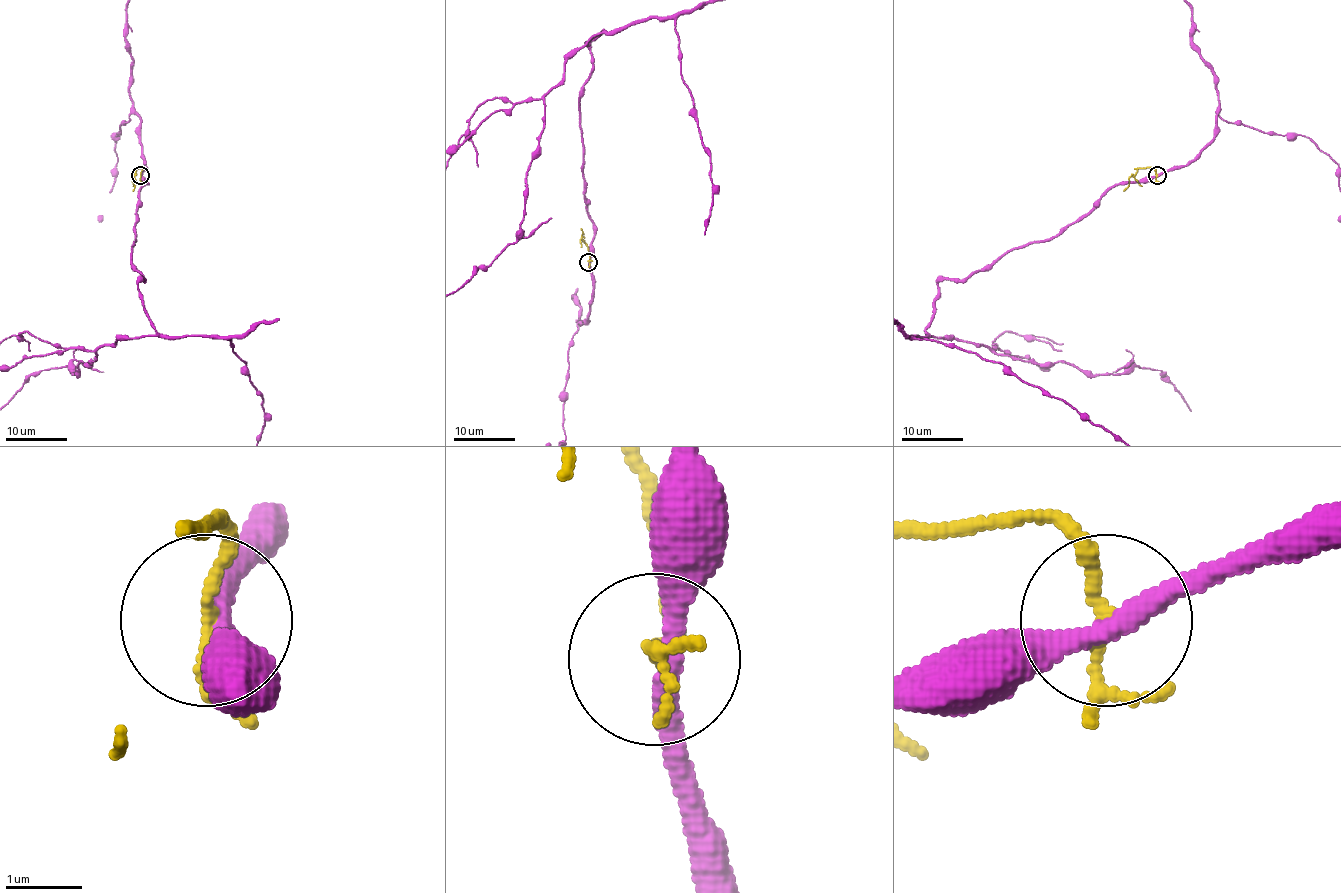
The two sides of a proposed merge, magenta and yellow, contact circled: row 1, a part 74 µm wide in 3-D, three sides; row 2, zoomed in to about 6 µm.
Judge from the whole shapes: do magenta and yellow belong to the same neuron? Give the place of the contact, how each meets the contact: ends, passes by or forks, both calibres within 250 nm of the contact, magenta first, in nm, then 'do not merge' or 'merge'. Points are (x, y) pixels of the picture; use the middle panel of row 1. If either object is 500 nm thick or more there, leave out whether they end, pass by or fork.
(588, 262) | magenta passes by | yellow forks | 300/110 nm | do not merge

